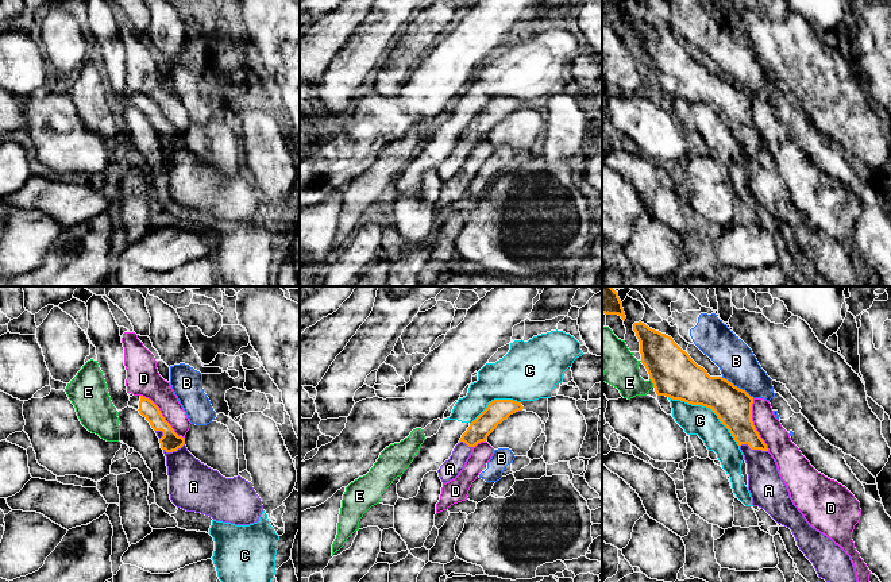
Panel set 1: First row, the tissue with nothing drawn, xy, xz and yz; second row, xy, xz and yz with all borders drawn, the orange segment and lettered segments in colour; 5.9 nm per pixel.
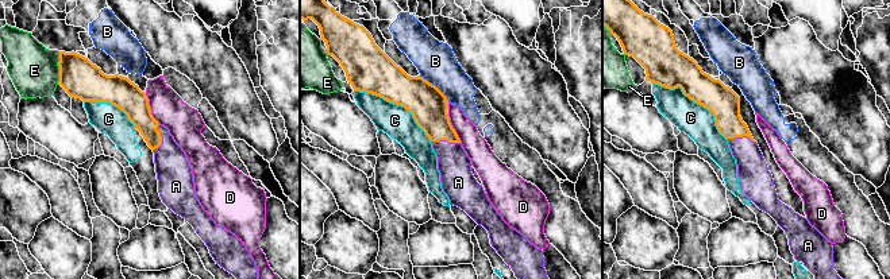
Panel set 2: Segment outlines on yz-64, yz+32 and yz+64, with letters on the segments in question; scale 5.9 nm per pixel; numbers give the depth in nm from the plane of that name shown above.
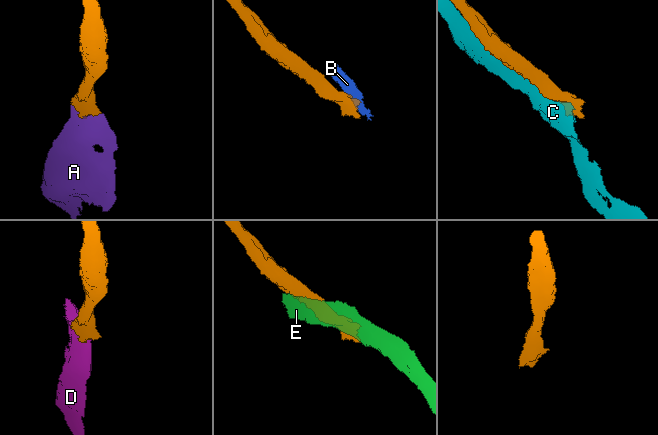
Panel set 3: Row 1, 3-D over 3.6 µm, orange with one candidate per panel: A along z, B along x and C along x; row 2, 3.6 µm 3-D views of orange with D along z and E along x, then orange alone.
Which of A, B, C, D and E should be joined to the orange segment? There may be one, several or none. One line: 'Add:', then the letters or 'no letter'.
Add: A

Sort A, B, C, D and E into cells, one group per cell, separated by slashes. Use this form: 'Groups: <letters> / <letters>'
Groups: A / B / C / D / E

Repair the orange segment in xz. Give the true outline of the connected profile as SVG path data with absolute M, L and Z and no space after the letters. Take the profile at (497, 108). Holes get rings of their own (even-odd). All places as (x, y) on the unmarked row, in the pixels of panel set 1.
M494 97L489 100L487 105L470 122L467 128L462 132L459 140L455 143L452 153L437 167L443 181L455 177L463 167L472 146L486 139L487 134L506 117L510 112L522 108L521 100L513 97Z

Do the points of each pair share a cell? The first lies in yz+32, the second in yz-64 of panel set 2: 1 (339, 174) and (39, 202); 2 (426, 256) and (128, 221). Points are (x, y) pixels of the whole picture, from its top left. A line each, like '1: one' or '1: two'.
1: two
2: two

